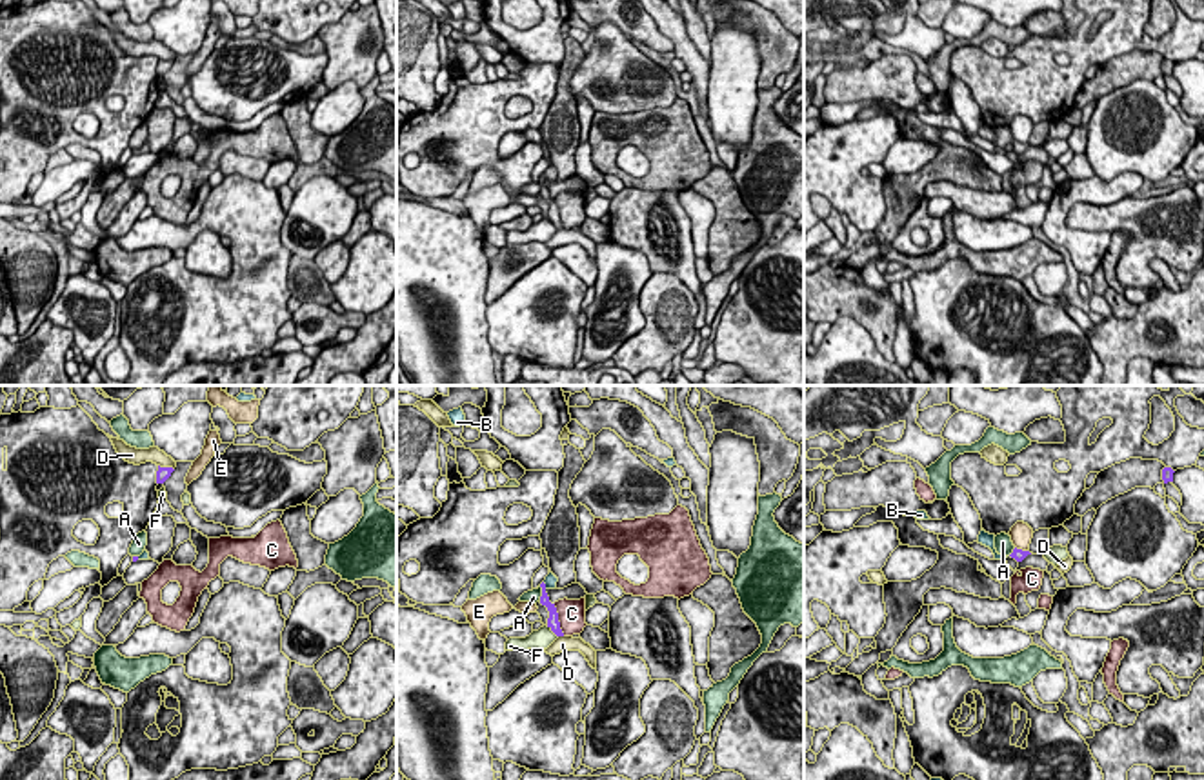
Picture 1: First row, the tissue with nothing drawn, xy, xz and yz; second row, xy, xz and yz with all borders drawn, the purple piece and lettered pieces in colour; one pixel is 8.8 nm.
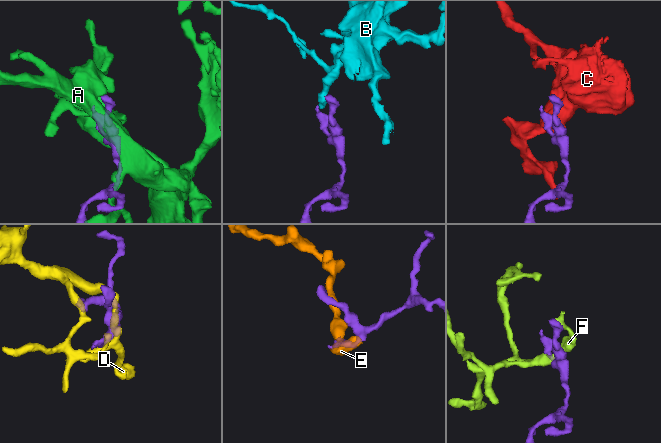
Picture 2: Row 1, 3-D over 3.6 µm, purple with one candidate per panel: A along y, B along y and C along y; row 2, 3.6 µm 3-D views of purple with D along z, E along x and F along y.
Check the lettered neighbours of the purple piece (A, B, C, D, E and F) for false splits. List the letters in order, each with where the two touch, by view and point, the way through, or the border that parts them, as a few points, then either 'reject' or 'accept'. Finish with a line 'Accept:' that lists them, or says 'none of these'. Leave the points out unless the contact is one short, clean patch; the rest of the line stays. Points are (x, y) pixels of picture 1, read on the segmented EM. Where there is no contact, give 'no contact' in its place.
A: meets purple in xz at (542, 593); reject
B: meets purple in xz at (544, 586); runs through xz (544, 599), (544, 586), (550, 580); accept
C: meets purple in xz at (557, 620); border along xz (553, 604), (564, 635); reject
D: meets purple in xy at (166, 468); reject
E: meets purple in yz at (1021, 550); reject
F: meets purple in xz at (551, 630); reject
Accept: B

